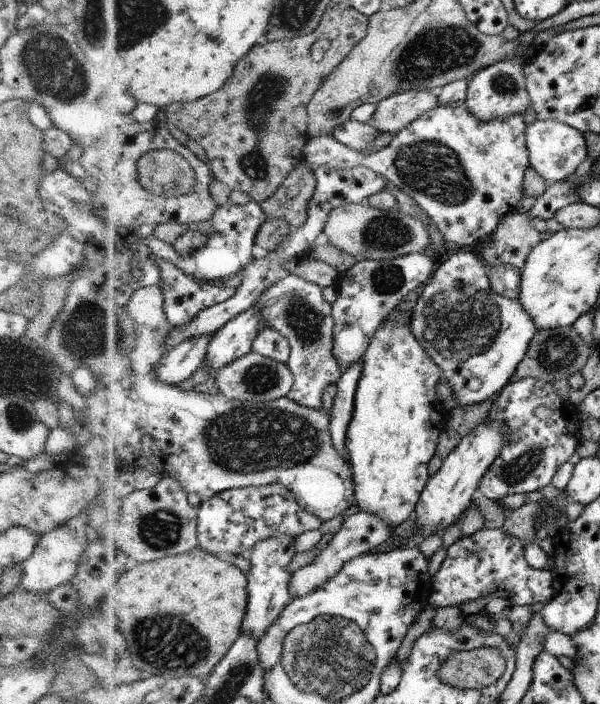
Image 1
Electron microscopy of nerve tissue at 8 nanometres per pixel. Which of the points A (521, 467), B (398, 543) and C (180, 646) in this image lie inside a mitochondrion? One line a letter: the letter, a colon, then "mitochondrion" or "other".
A: mitochondrion
B: other
C: mitochondrion

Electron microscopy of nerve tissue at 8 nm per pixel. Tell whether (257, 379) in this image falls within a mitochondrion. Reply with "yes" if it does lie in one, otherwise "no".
yes

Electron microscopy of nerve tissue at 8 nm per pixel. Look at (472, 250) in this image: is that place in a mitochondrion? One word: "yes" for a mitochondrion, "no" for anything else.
no

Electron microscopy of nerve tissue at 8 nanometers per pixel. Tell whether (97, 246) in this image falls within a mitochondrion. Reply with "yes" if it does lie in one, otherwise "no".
no

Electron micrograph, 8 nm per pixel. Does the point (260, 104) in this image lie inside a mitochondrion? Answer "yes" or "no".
yes

